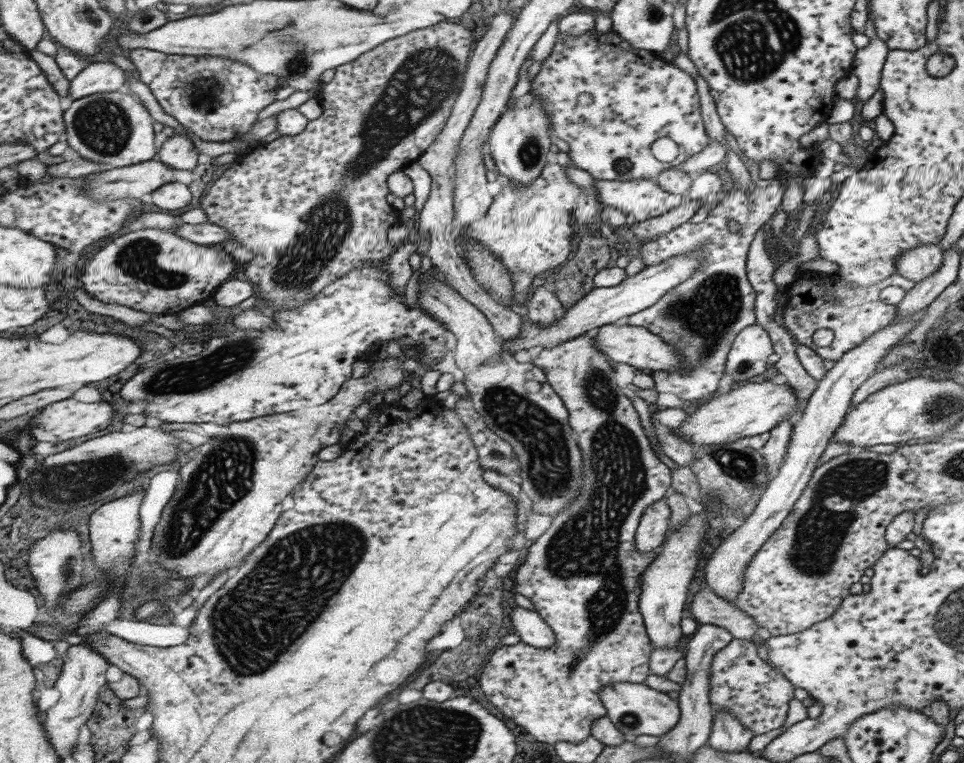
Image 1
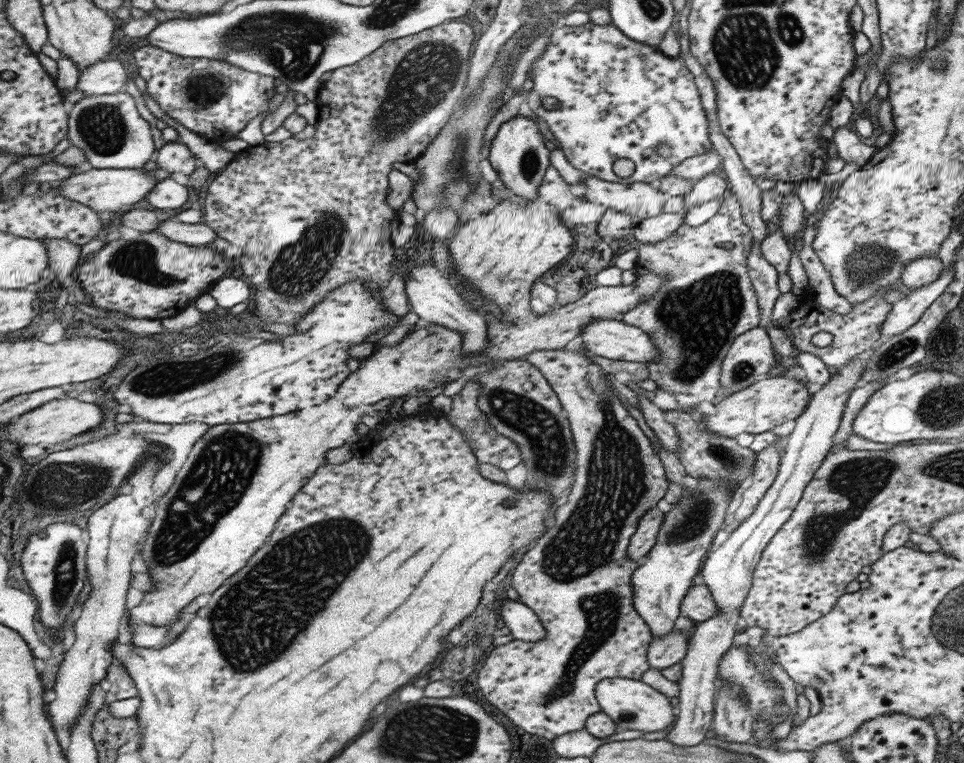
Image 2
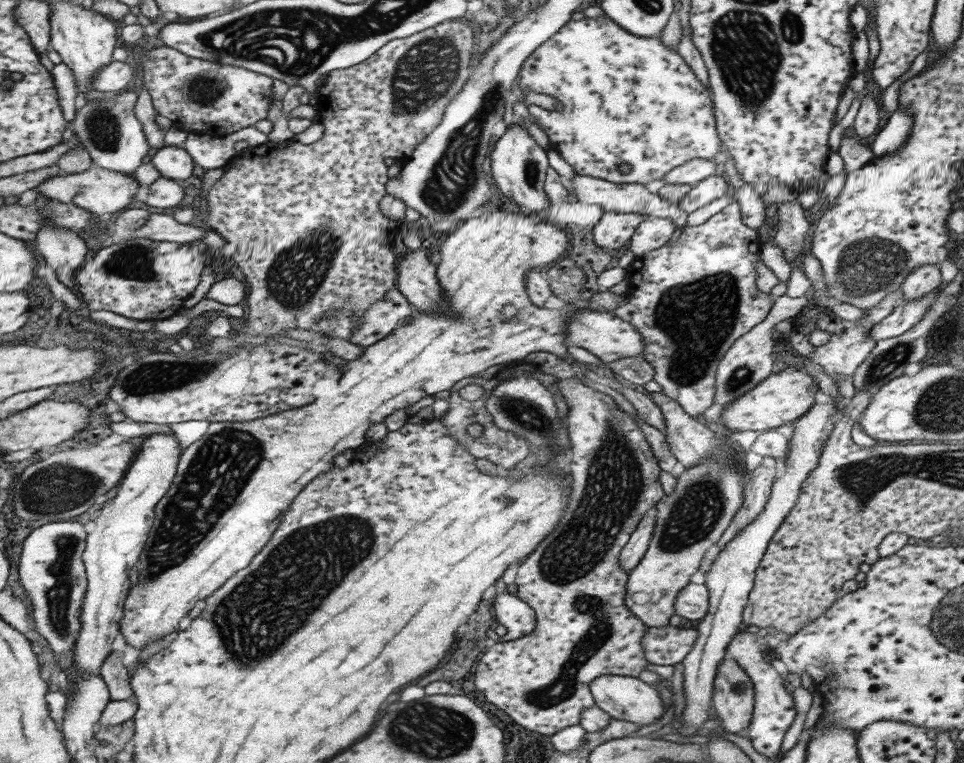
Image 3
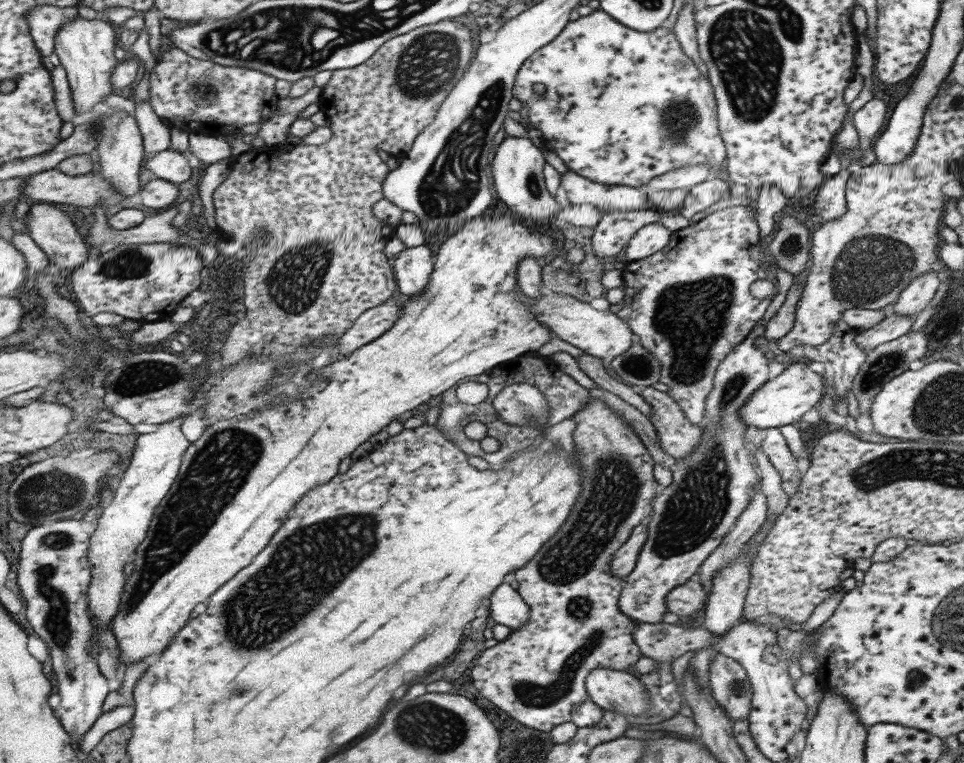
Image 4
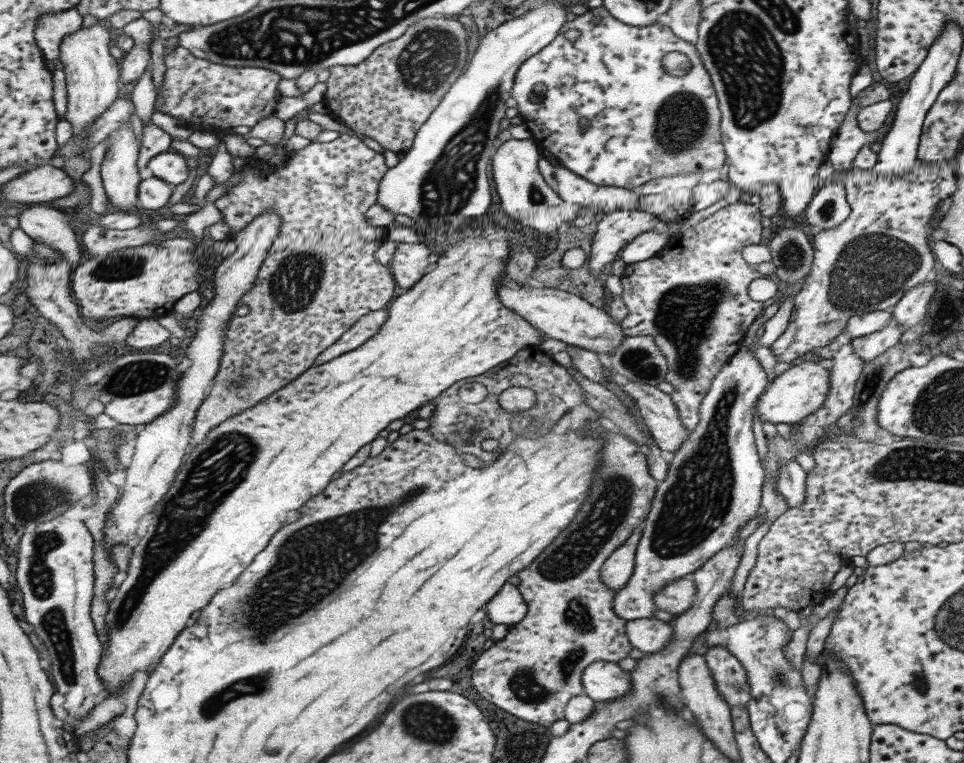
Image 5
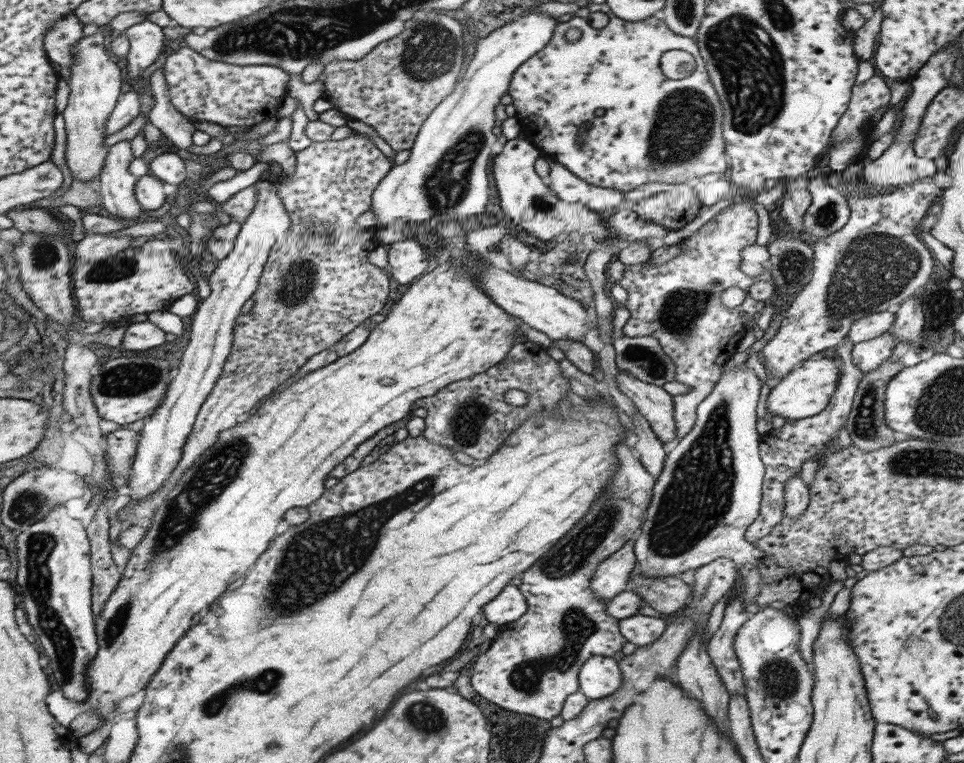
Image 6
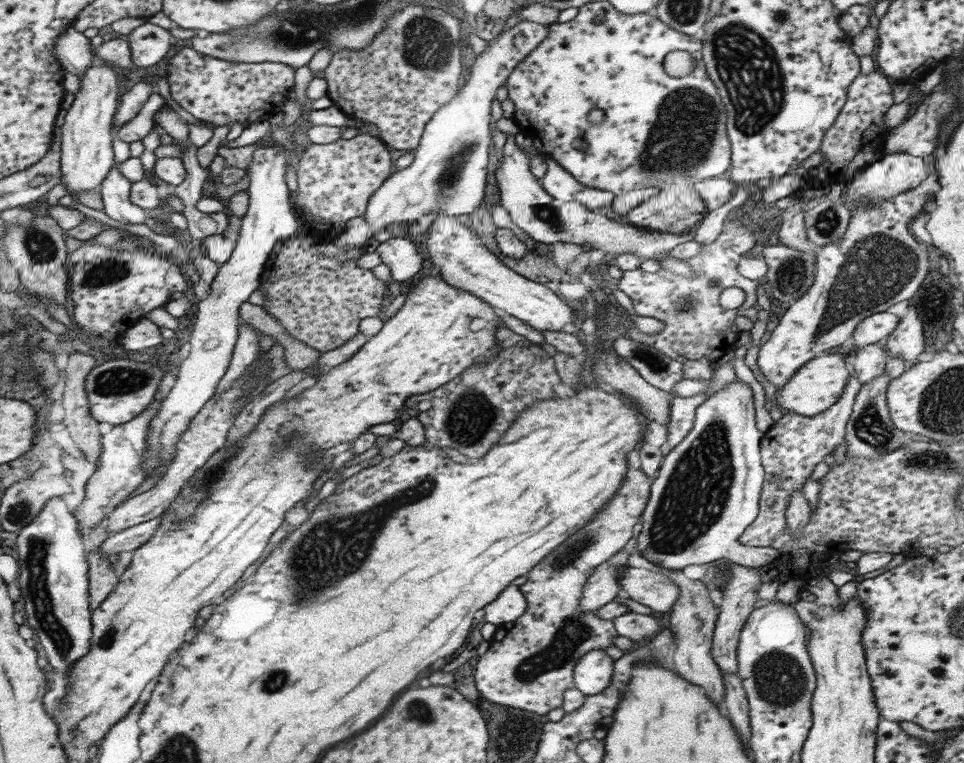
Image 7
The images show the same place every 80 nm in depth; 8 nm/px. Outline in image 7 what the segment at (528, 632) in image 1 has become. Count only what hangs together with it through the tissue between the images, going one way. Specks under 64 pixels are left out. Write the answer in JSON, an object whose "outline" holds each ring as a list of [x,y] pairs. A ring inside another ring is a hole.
{"outline":[[[515,585],[507,586],[497,596],[497,600],[488,602],[487,606],[483,608],[485,610],[483,618],[486,623],[500,626],[503,623],[515,621],[518,616],[523,614],[526,605],[525,597],[521,594],[518,587],[515,588]]]}

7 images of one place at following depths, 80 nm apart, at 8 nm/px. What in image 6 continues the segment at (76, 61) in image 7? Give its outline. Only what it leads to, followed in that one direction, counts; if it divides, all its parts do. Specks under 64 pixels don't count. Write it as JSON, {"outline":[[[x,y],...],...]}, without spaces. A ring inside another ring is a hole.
{"outline":[[[73,12],[58,20],[44,34],[43,50],[56,67],[71,66],[74,63],[74,57],[71,56],[73,44],[81,40],[82,24],[77,20]]]}

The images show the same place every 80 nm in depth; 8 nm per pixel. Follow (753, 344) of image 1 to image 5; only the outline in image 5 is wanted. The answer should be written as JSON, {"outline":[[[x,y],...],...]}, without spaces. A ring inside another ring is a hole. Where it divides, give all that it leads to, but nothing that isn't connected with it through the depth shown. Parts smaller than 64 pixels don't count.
{"outline":[[[740,345],[737,352],[719,369],[712,378],[709,391],[698,406],[699,422],[687,438],[673,452],[665,478],[657,483],[649,512],[643,522],[643,530],[634,552],[634,569],[628,581],[615,592],[612,600],[613,612],[626,621],[648,619],[656,610],[652,596],[672,580],[695,572],[708,558],[722,548],[736,542],[737,533],[750,518],[758,512],[761,498],[763,469],[759,463],[757,448],[753,443],[751,420],[754,406],[767,386],[767,377],[747,351],[747,345]]]}

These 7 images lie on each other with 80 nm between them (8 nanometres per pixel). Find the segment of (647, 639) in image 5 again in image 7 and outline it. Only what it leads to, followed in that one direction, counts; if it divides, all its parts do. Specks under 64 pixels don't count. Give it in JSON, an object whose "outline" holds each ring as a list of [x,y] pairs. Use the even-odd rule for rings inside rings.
{"outline":[[[632,611],[620,614],[617,618],[612,619],[612,623],[616,634],[625,636],[630,641],[645,640],[660,630],[659,624],[651,614],[641,615]]]}

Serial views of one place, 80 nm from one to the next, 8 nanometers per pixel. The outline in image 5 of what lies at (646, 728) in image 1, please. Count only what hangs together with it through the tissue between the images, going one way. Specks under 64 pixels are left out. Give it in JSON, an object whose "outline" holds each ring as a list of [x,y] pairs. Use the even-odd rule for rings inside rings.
{"outline":[[[598,660],[588,664],[580,676],[582,692],[593,702],[608,703],[630,691],[630,678],[617,663]]]}

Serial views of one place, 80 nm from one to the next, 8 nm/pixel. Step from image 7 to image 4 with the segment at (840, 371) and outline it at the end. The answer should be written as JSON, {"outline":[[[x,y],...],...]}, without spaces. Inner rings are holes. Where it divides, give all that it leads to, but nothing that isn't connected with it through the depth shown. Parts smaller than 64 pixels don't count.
{"outline":[[[791,363],[773,379],[767,379],[763,385],[740,408],[741,420],[754,428],[779,428],[793,423],[800,423],[800,418],[818,404],[821,399],[822,376],[810,370],[807,363]]]}

